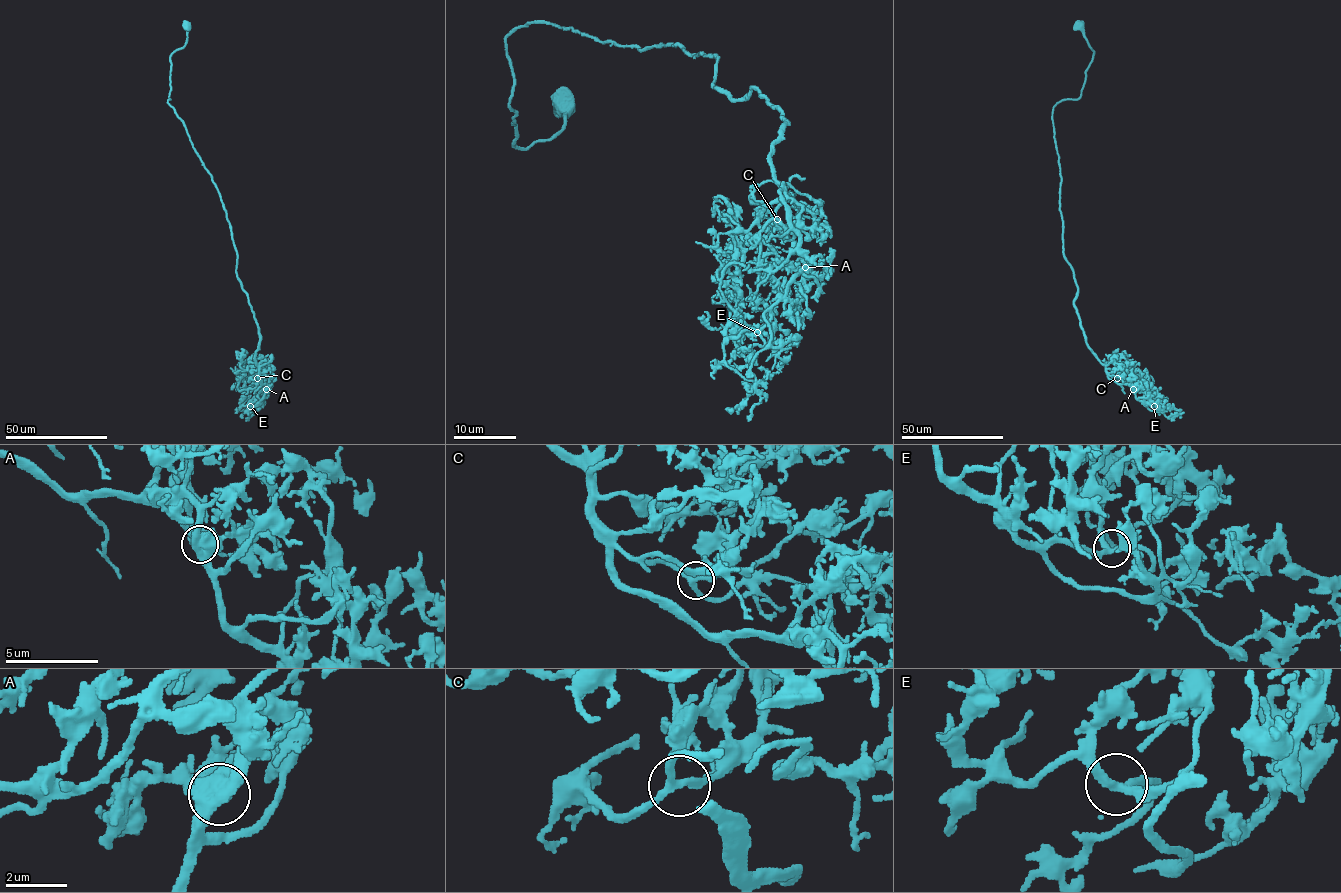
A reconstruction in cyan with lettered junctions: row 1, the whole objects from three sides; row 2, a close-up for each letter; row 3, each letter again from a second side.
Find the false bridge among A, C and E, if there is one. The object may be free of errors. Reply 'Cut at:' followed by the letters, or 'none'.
Cut at: none

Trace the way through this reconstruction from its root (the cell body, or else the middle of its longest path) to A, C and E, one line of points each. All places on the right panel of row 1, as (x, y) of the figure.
A: (1078, 27), (1092, 61), (1080, 96), (1052, 110), (1063, 251), (1088, 347), (1109, 378), (1133, 389)
C: (1078, 27), (1092, 61), (1080, 96), (1052, 110), (1063, 251), (1086, 343), (1117, 378)
E: (1078, 27), (1092, 61), (1080, 96), (1052, 110), (1063, 255), (1088, 347), (1109, 378), (1154, 406)

